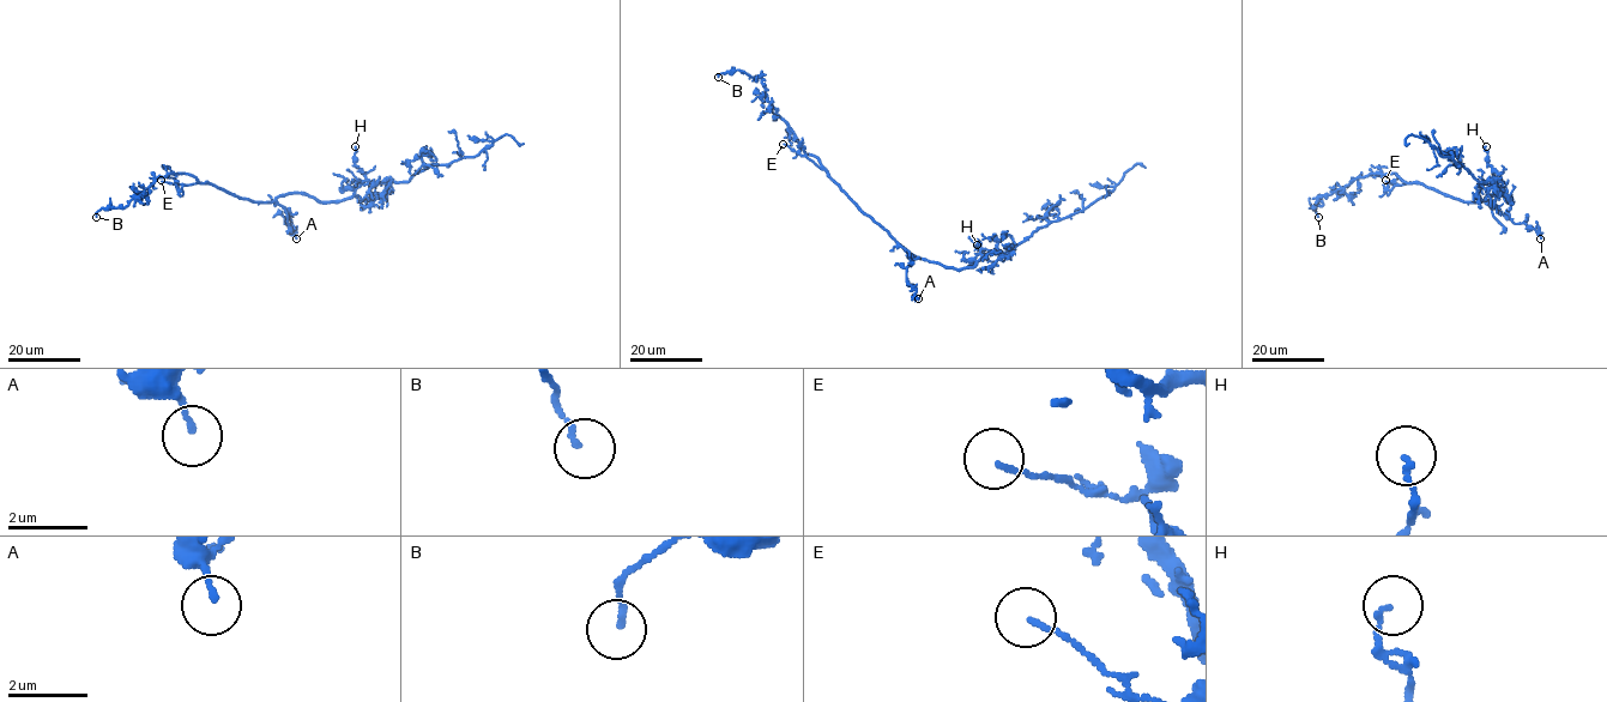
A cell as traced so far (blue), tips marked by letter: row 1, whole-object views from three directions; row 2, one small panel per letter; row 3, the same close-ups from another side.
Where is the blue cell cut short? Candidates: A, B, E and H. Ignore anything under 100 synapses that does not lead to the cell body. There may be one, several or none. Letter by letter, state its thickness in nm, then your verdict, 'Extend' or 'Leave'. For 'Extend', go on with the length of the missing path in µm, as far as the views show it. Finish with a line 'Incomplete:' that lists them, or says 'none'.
A: Thickness 120 nm. Leave
B: Thickness 140 nm. Leave
E: Thickness 120 nm. Leave
H: Thickness 110 nm. Leave
Incomplete: none

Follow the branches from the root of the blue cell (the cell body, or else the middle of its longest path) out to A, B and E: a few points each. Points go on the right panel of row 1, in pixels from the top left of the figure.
A: (1494, 193), (1485, 199), (1491, 206), (1514, 223), (1534, 229), (1540, 238)
B: (1494, 193), (1463, 203), (1395, 173), (1370, 173), (1321, 195), (1311, 207), (1318, 217)
E: (1494, 193), (1481, 201), (1463, 203), (1419, 183), (1399, 185), (1385, 180)

